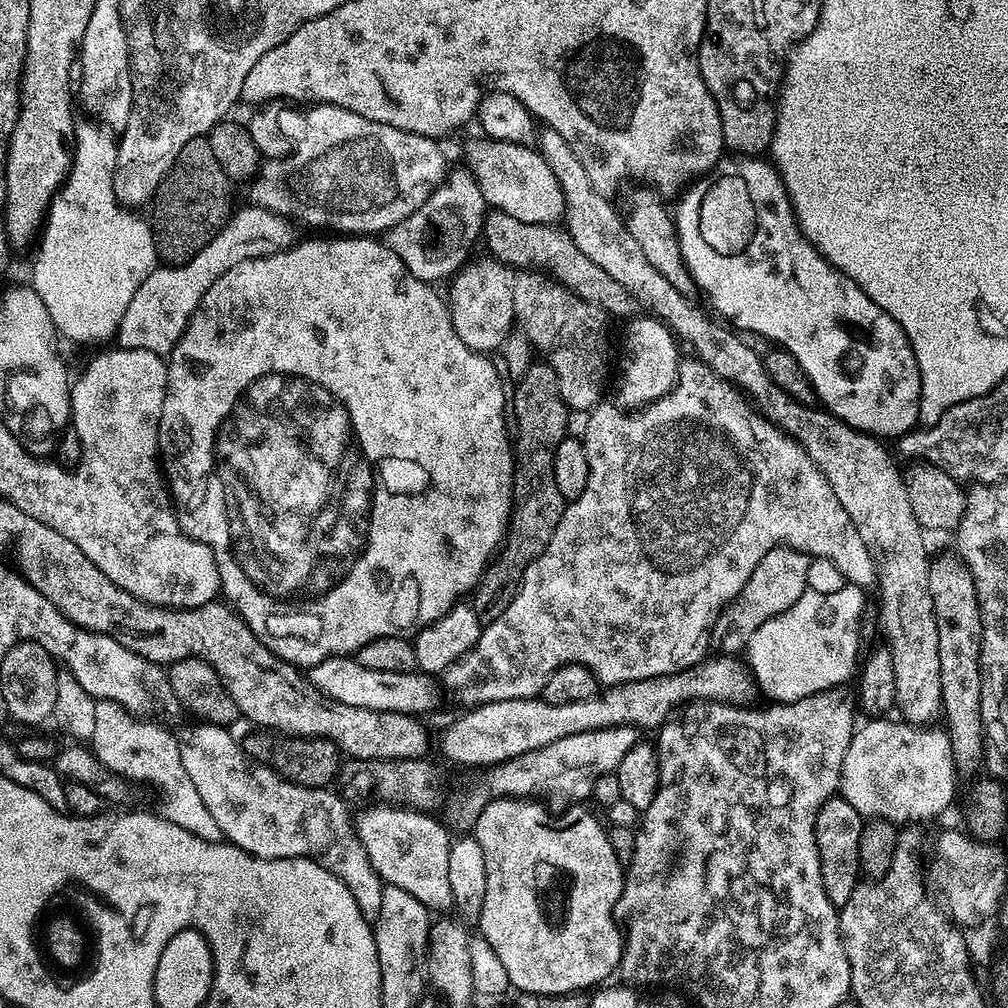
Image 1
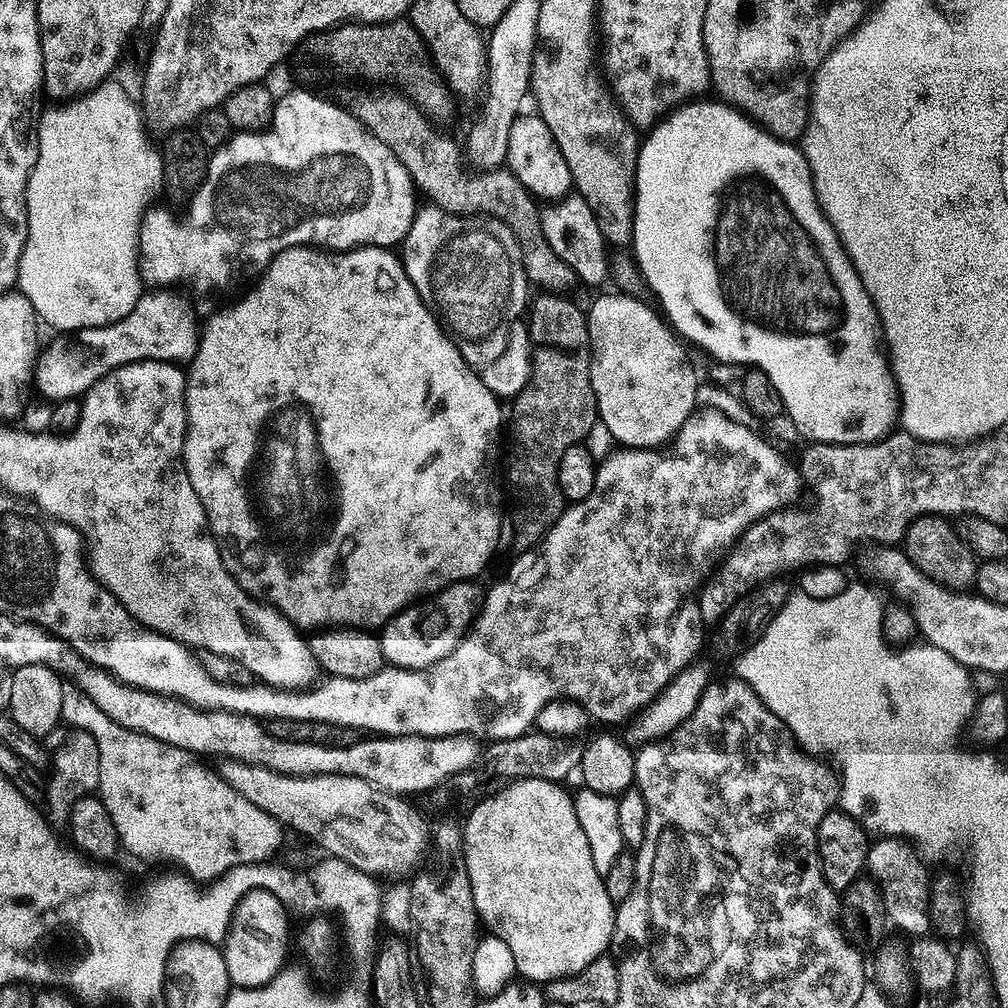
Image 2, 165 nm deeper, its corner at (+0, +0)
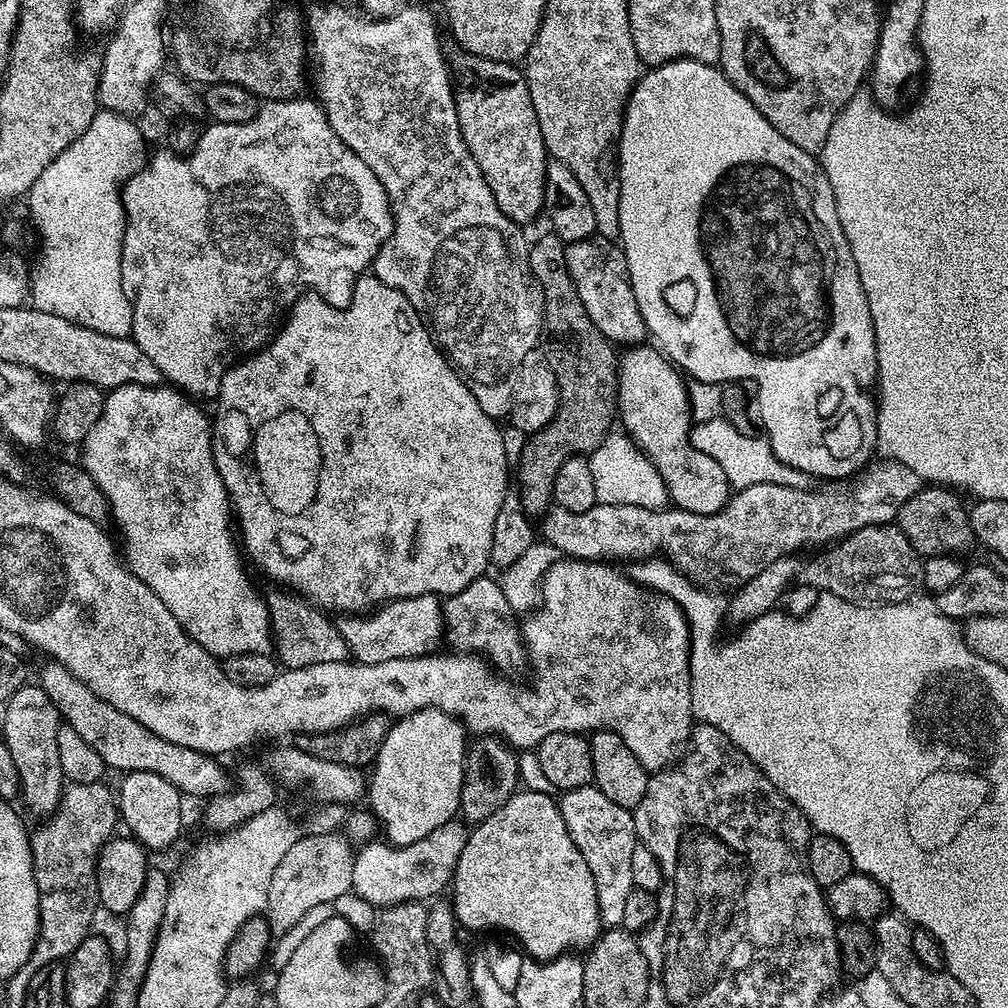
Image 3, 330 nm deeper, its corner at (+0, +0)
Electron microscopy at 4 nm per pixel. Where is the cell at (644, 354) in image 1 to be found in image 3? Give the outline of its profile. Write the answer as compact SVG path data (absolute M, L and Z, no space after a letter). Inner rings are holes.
M644 346L629 347L626 351L628 353L625 356L623 353L618 360L616 406L619 423L620 420L624 423L623 431L644 455L652 459L652 464L662 474L664 484L668 487L669 499L675 507L684 509L688 513L703 516L715 515L727 507L728 498L732 494L732 487L726 478L726 472L718 462L715 462L714 458L697 453L691 446L691 427L694 419L690 411L687 383L679 369L659 347L642 347Z

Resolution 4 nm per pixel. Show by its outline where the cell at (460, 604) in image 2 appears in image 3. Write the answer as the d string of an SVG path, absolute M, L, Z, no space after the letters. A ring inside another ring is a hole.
M434 595L388 601L367 614L344 614L335 621L335 626L342 638L346 638L351 659L358 664L377 664L423 656L445 635L443 605L441 599Z

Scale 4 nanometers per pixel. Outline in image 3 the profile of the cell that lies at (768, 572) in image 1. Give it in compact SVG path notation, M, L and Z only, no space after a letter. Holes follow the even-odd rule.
M884 458L881 461L881 464L874 465L869 472L862 473L860 480L854 481L849 488L843 488L840 482L832 482L828 484L829 488L824 488L821 492L799 492L799 487L796 486L780 486L775 490L757 491L756 505L749 510L748 516L733 506L728 506L712 516L688 513L675 506L667 507L665 510L650 508L650 524L646 528L638 528L638 532L632 532L630 528L628 536L618 538L616 558L626 558L626 556L644 558L649 554L663 553L683 575L693 582L703 581L704 572L717 572L718 575L733 580L734 585L740 586L754 578L759 571L765 570L766 566L775 559L799 553L799 548L812 548L815 544L831 545L833 542L843 540L852 532L866 527L867 524L893 523L899 517L903 504L914 493L920 491L922 480L914 474L914 470L898 463L897 460Z

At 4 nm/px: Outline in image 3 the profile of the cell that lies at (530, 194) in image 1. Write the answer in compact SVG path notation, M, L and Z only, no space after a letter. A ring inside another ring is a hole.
M603 238L573 240L565 247L564 257L568 277L574 282L574 290L578 290L578 298L582 298L586 314L590 314L600 333L616 346L622 342L632 346L643 341L640 339L646 336L646 325L636 305L623 247Z

